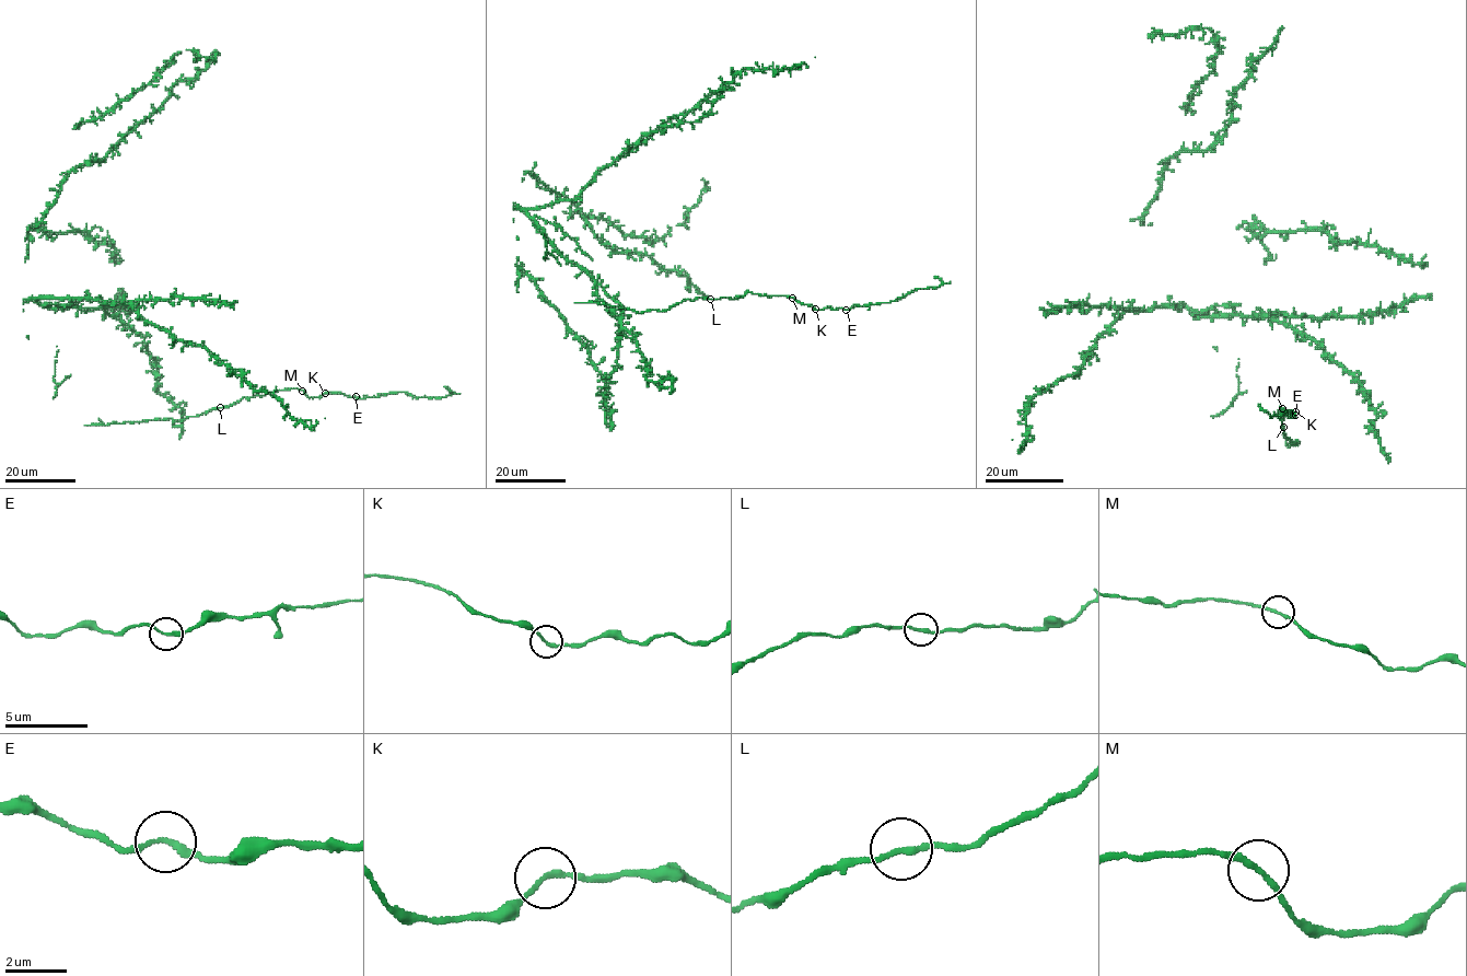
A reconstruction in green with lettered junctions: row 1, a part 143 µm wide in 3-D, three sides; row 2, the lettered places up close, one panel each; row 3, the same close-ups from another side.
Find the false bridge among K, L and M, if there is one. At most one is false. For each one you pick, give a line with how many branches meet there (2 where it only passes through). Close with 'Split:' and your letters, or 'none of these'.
Split: none of these

